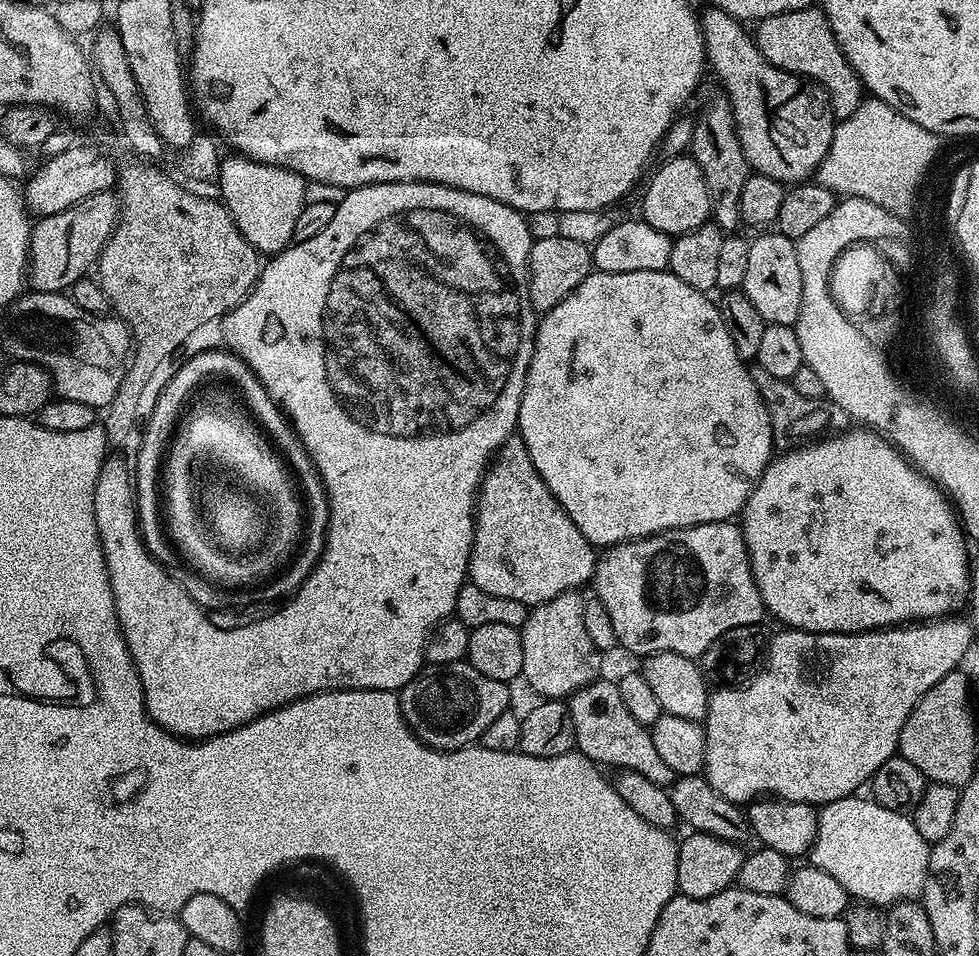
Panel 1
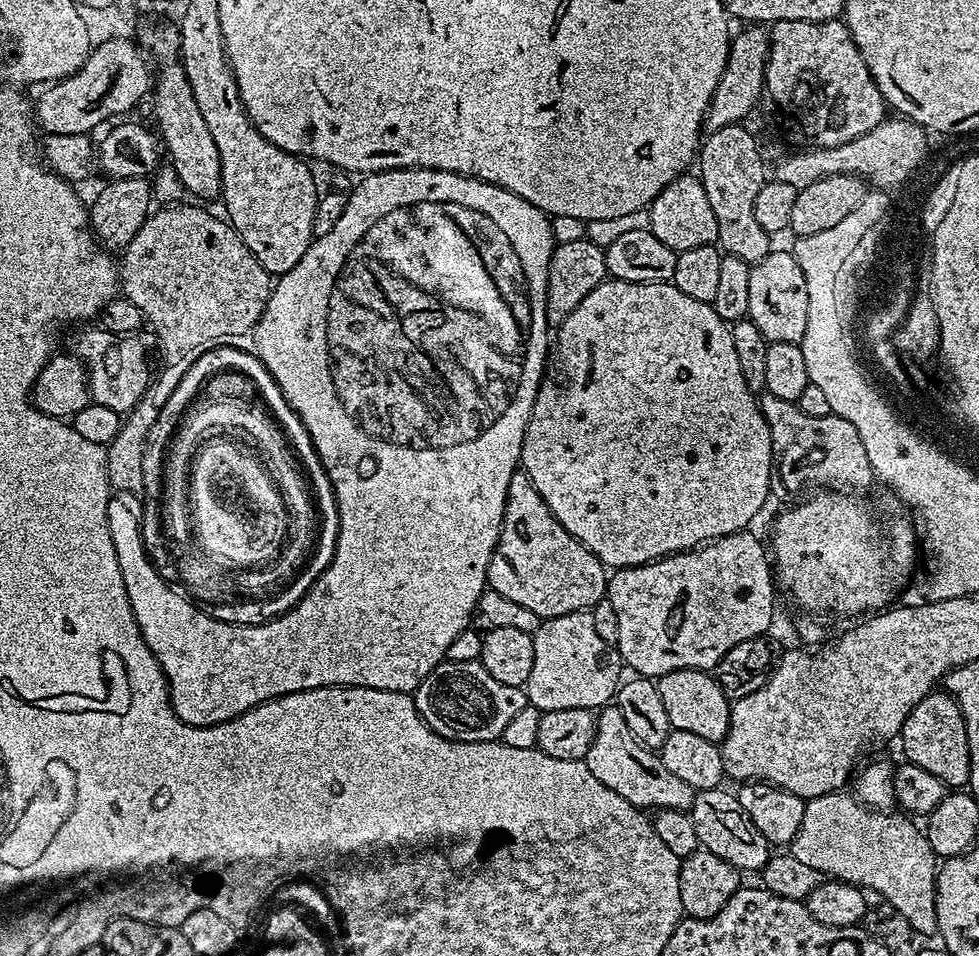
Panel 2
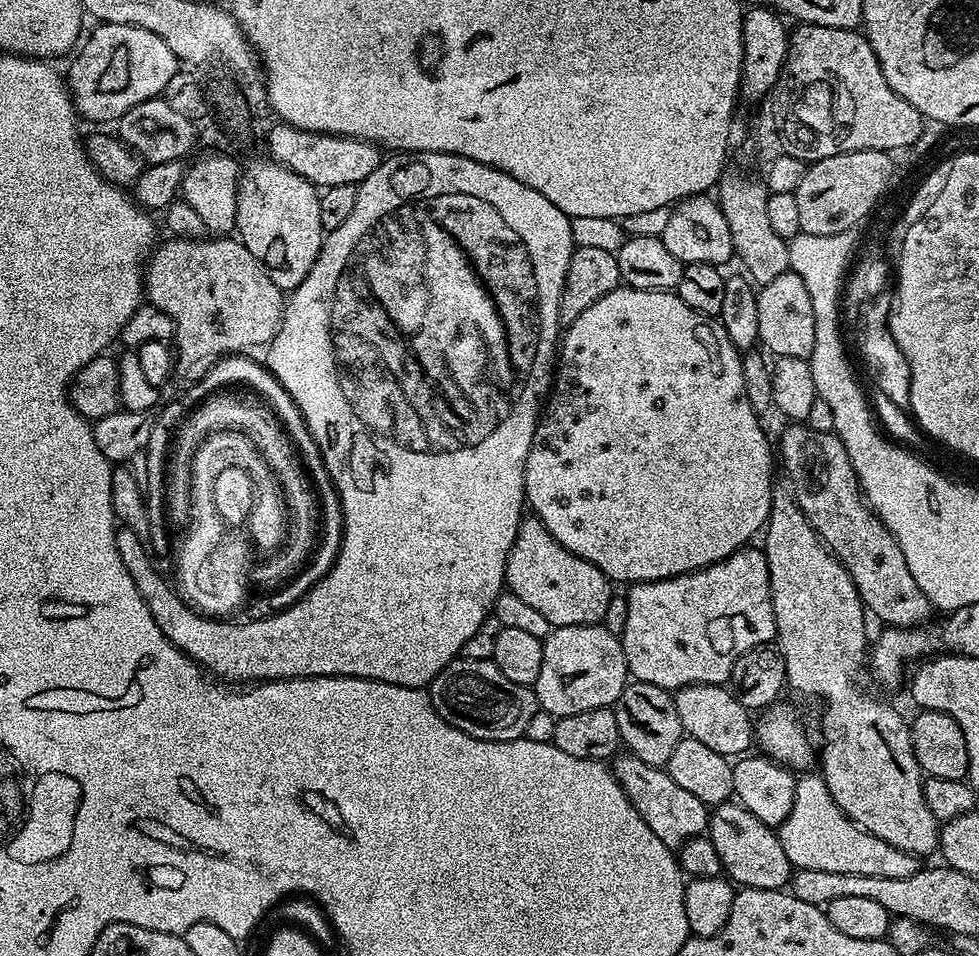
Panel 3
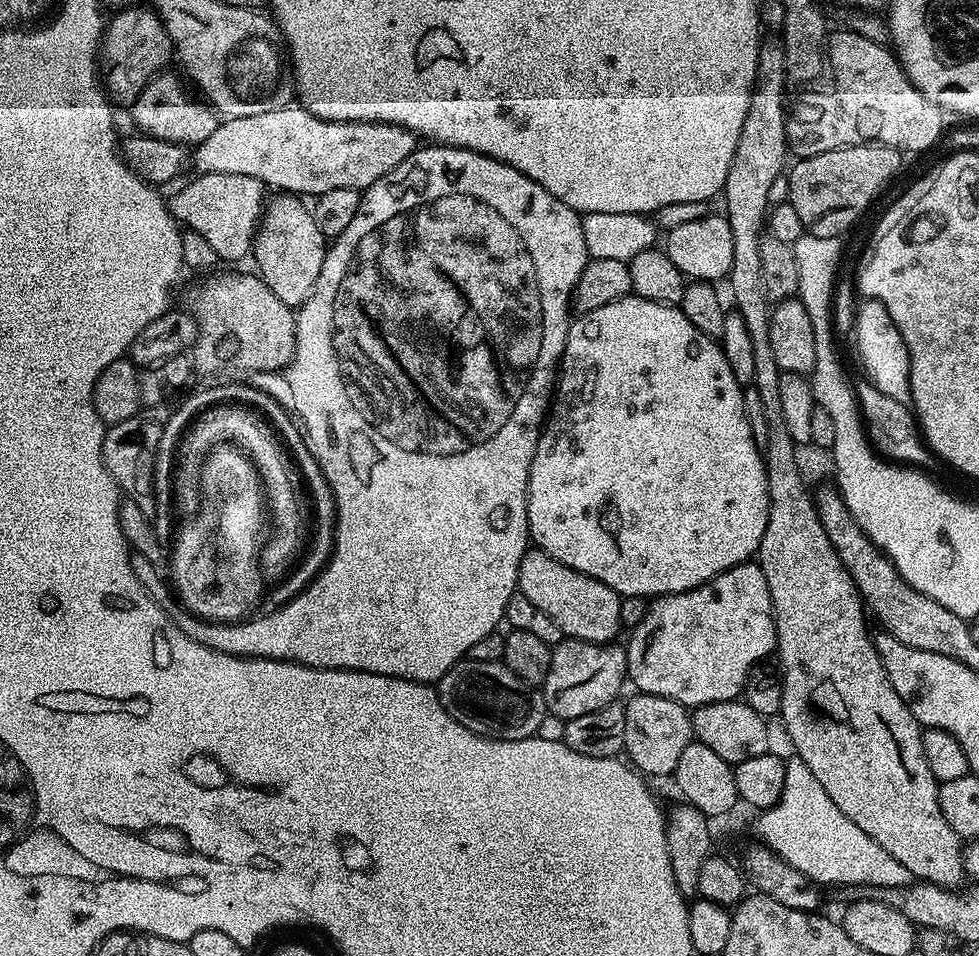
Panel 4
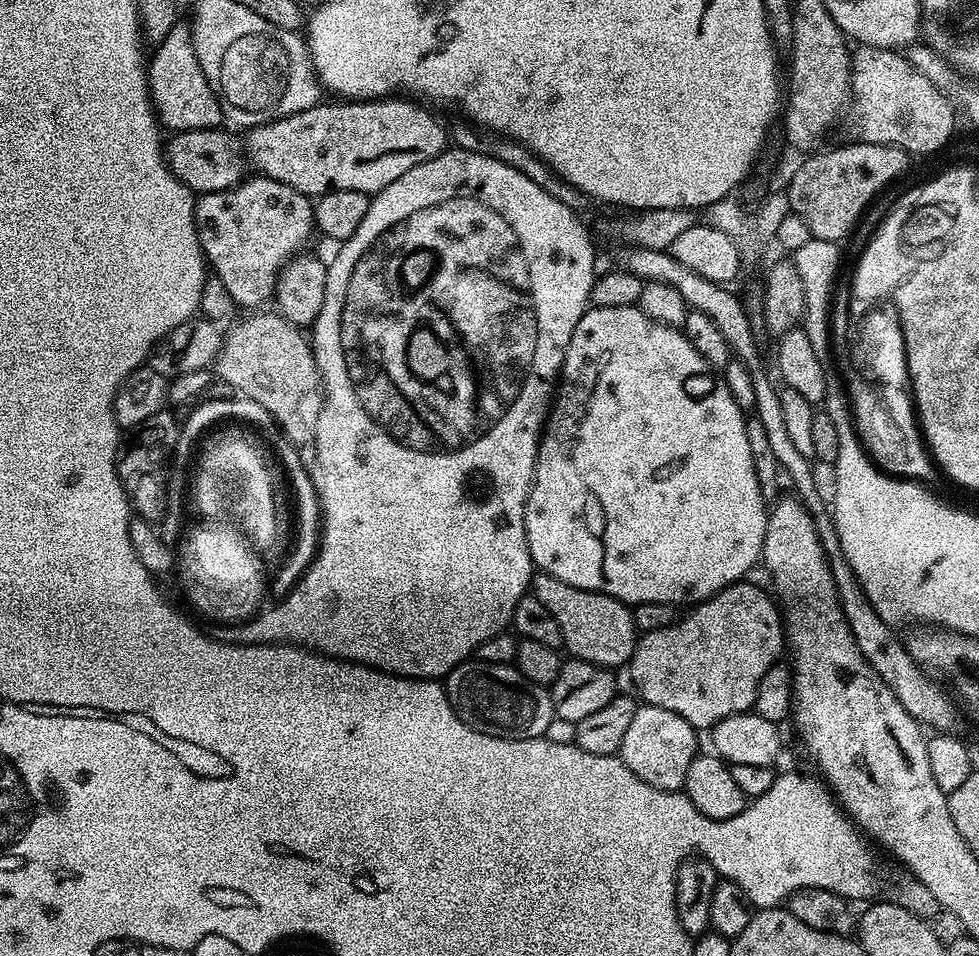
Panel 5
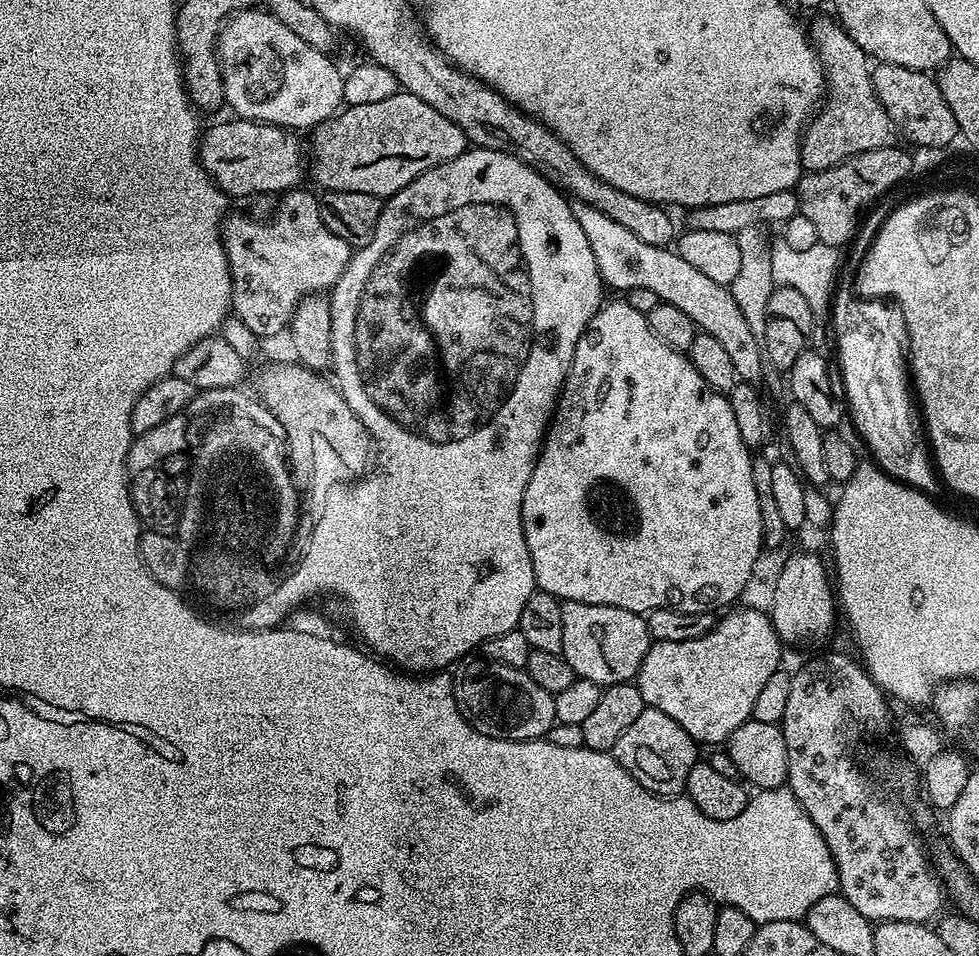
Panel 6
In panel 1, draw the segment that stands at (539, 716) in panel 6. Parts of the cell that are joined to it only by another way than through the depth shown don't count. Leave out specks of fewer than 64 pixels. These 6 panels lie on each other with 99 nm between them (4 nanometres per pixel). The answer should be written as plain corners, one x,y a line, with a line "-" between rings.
461,662
425,667
409,684
400,689
398,695
400,709
404,715
404,721
408,724
408,729
430,748
451,750
475,745
480,735
486,730
486,726
496,721
498,714
509,711
508,688
509,685
505,681
486,678
486,674
474,670
474,666

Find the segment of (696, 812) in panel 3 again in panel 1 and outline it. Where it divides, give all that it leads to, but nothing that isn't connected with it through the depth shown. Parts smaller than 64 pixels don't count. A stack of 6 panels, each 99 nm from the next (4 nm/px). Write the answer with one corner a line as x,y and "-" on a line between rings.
597,678
585,688
573,692
567,701
570,714
574,718
576,748
581,756
597,766
609,764
615,770
637,772
655,784
671,785
674,773
666,761
658,755
651,731
639,724
622,703
622,694
618,694
615,683
610,679

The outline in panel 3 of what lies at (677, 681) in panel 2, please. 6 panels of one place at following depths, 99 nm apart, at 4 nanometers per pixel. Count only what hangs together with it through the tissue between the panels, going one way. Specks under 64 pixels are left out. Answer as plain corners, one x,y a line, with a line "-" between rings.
687,684
685,688
675,689
672,701
678,710
678,722
682,722
685,736
703,742
710,750
729,758
739,758
754,744
754,716
749,709
738,702
738,698
727,687
718,684

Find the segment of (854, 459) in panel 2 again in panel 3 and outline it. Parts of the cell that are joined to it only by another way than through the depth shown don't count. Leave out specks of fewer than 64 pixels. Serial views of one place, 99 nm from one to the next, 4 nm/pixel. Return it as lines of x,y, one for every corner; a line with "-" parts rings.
792,422
787,427
780,436
778,460
779,463
780,460
784,463
792,496
798,502
802,514
806,514
806,518
820,535
820,539
828,545
829,552
850,574
865,609
871,615
873,612
881,620
881,625
890,628
914,628
923,625
933,615
932,603
926,598
926,594
922,594
918,582
914,582
914,574
910,574
910,566
906,566
906,554
902,554
902,546
898,546
898,538
890,534
888,527
876,517
876,513
864,499
864,493
860,491
860,483
854,474
854,466
850,462
850,454
846,454
846,446
842,446
833,431
816,432
804,422

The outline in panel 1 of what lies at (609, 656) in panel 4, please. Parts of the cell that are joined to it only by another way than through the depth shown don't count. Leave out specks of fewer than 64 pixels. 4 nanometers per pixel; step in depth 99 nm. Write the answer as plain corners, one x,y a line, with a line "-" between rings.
576,590
563,592
558,598
550,598
550,602
535,605
520,629
522,680
537,692
537,697
571,697
573,692
585,688
601,675
602,653
590,642
590,634
586,634
585,597
580,595

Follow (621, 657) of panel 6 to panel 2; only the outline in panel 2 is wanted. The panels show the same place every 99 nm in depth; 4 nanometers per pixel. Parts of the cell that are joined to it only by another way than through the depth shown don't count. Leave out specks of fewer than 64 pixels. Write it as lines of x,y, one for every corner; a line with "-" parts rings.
523,470
516,471
508,487
504,529
490,558
488,588
526,606
526,610
534,610
545,621
571,612
589,611
605,599
609,575
604,563
552,516
550,506
542,502
542,494
534,490
528,475

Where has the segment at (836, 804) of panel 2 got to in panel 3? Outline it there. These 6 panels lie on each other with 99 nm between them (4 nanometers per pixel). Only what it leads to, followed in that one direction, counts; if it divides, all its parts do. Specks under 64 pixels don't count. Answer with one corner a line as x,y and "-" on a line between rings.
804,774
797,779
794,810
790,810
790,818
786,818
786,822
782,822
778,829
782,850
786,850
786,858
792,864
793,869
830,870
834,874
862,874
878,878
906,878
918,870
917,857
882,842
882,838
870,834
865,828
858,827
836,805
823,776
819,774
808,775
812,774

